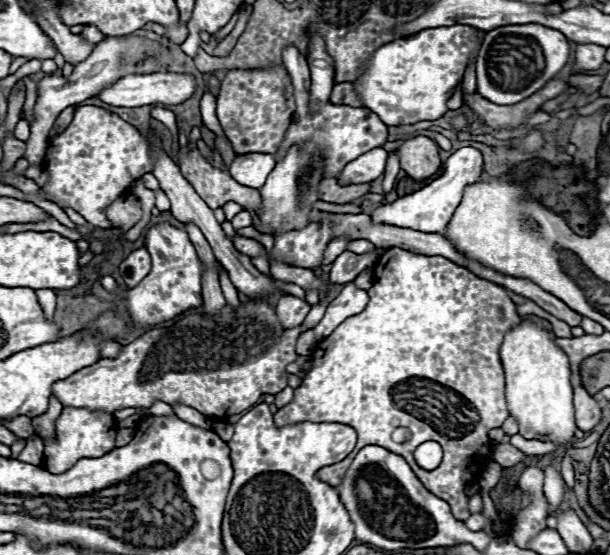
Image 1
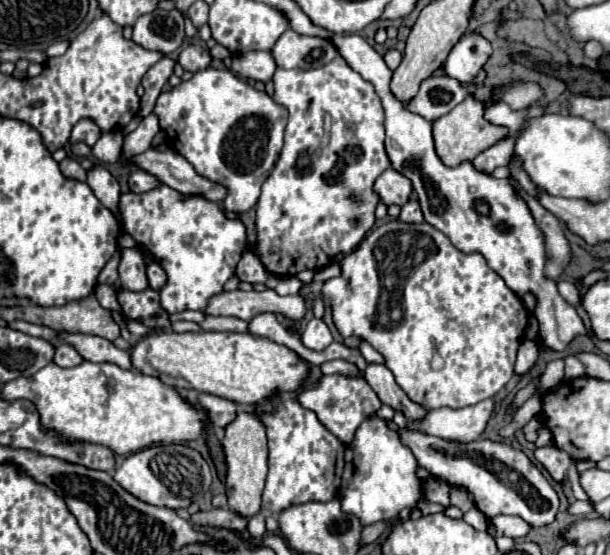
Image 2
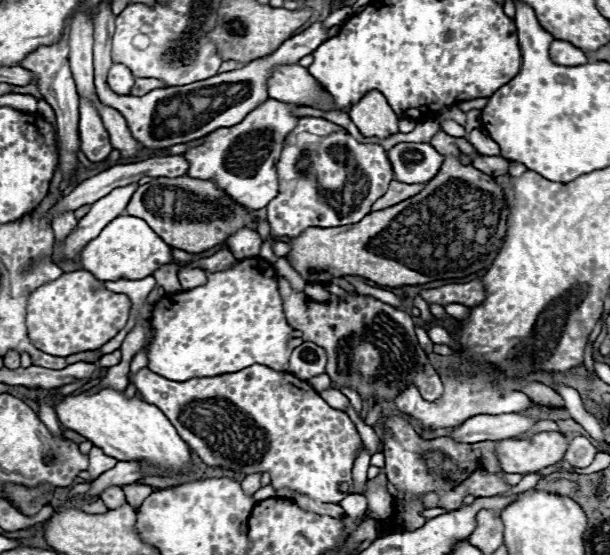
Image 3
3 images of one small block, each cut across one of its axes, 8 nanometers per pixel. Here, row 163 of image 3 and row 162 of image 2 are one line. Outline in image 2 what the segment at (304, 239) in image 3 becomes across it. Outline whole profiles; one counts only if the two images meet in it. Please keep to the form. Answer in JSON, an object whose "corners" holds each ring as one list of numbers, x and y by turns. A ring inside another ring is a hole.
{"corners":[[468,96,460,106,452,108,448,114,432,122,432,132,434,132,434,144,436,144,436,154,446,166,458,166,460,162,472,162,474,156,478,156,482,150,490,148,494,142,506,138,506,130,500,126,492,126,484,118,484,104,476,102,472,96]]}

